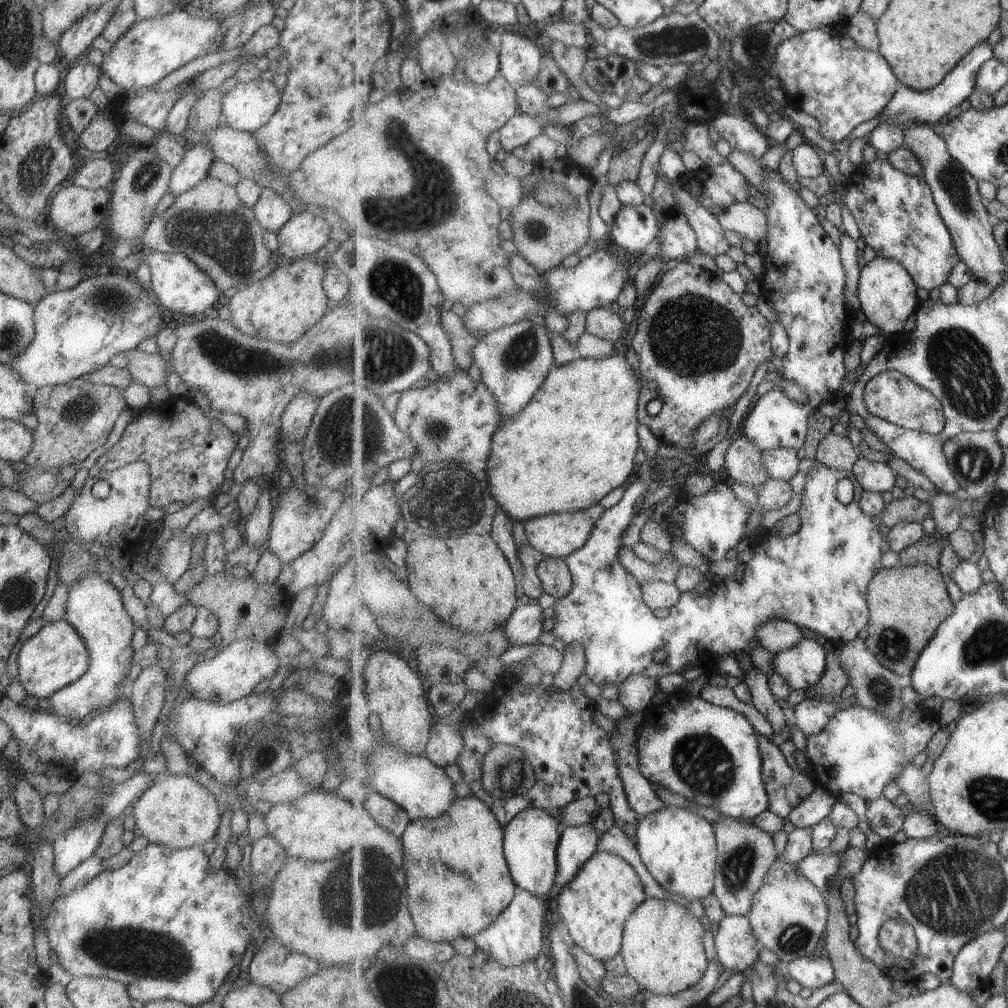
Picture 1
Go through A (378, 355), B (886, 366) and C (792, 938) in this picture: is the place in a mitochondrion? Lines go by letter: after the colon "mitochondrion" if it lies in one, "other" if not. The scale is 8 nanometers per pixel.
A: mitochondrion
B: other
C: mitochondrion

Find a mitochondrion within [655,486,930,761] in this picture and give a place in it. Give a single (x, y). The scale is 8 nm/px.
(893, 645)

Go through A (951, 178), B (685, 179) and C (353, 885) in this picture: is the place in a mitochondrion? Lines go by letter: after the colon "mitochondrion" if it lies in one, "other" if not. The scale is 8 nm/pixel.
A: mitochondrion
B: other
C: mitochondrion

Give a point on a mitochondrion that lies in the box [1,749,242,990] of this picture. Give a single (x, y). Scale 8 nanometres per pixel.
(126, 949)

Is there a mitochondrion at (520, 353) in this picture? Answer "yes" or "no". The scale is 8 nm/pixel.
yes

